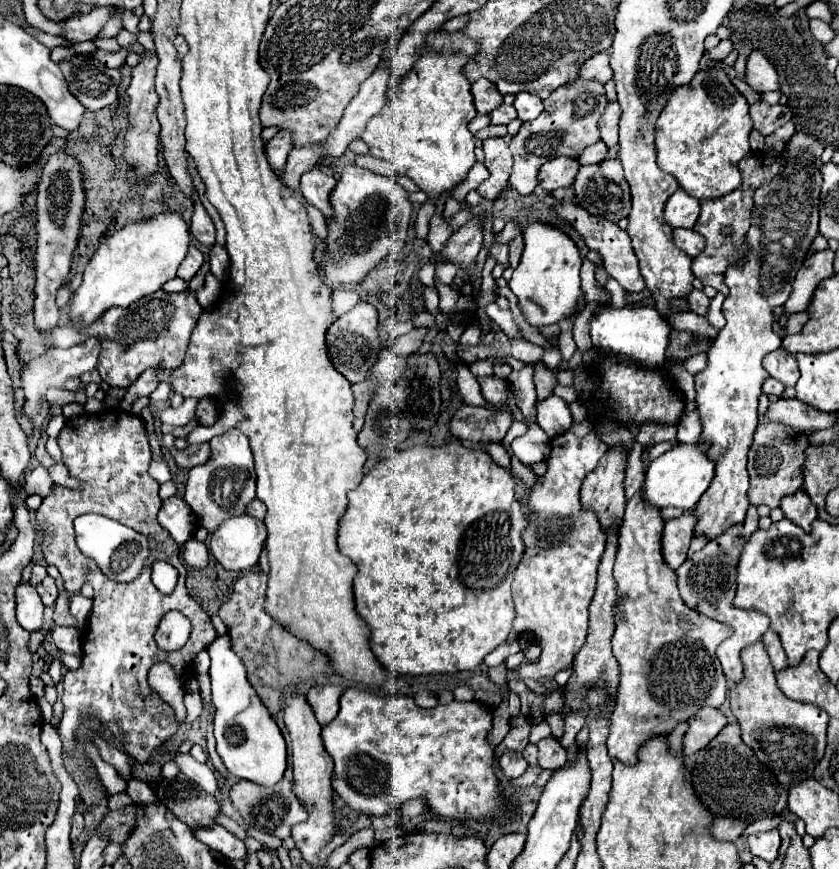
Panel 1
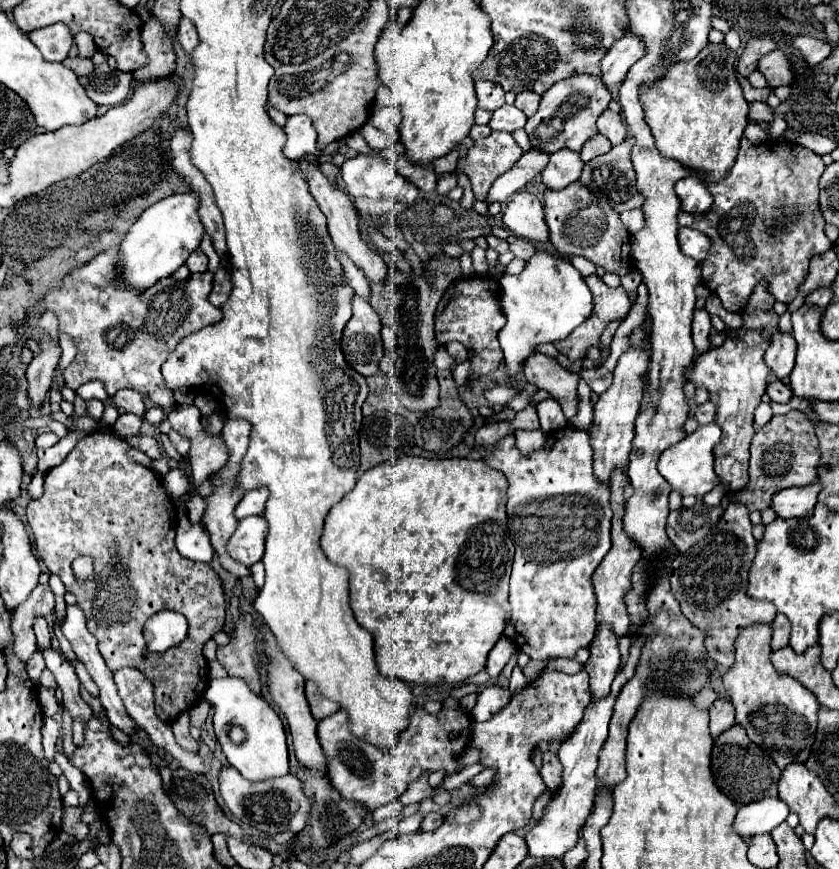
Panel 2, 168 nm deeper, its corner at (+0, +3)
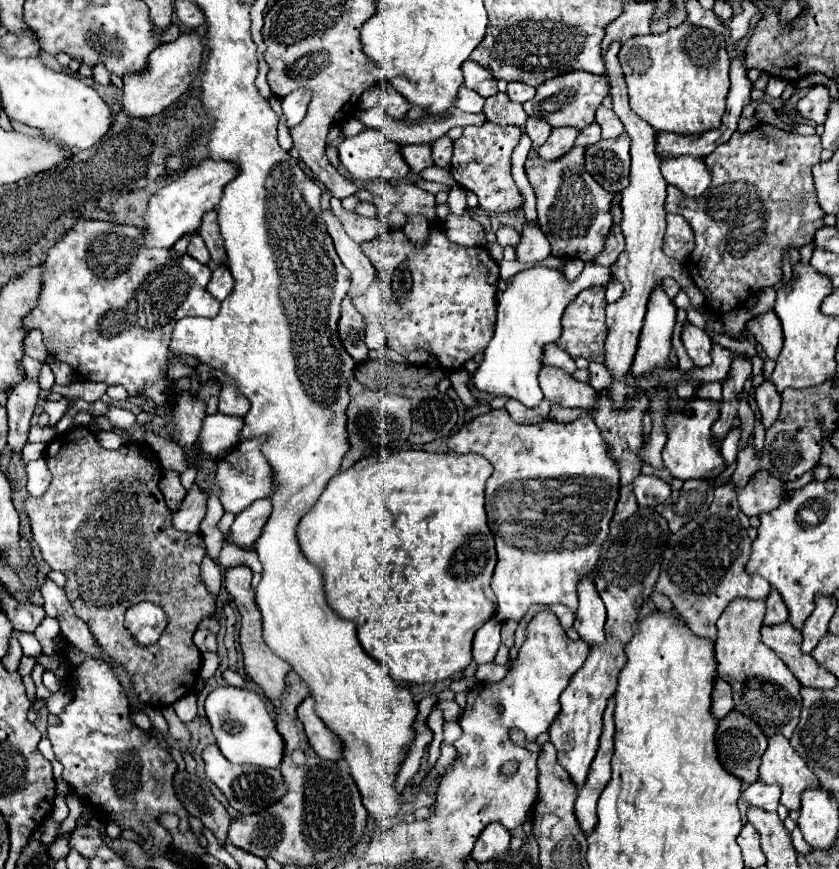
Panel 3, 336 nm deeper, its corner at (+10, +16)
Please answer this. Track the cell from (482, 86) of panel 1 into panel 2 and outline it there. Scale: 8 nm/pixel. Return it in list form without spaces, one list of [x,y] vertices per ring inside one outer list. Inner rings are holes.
[[[476,79],[476,95],[478,95],[478,107],[486,111],[494,111],[506,103],[504,89],[500,85],[494,85],[492,81]]]

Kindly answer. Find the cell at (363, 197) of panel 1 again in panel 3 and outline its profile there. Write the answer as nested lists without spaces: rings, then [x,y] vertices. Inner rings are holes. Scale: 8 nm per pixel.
[[[364,128],[360,134],[344,138],[344,142],[338,146],[338,152],[340,152],[342,166],[352,174],[352,178],[360,182],[370,182],[378,178],[392,182],[396,178],[404,178],[410,170],[400,154],[400,144],[392,142],[390,138],[384,136],[384,132],[374,128]]]

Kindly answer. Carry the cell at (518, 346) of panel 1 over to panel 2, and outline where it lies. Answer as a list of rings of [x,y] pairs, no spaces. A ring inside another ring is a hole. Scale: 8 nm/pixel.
[[[532,353],[524,361],[524,375],[538,389],[550,391],[552,397],[562,405],[564,415],[568,419],[576,415],[578,411],[576,385],[580,381],[580,375],[566,371],[554,357],[542,353]]]

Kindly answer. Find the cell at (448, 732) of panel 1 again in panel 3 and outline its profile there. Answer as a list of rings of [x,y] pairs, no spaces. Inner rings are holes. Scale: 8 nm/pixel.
[[[308,696],[300,706],[298,706],[298,720],[304,724],[306,736],[310,746],[316,750],[318,756],[326,760],[340,760],[340,740],[336,734],[332,734],[324,722],[316,716],[314,712],[314,700]]]

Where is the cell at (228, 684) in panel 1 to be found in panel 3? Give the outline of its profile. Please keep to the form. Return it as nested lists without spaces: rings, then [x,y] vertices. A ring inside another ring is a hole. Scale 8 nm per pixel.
[[[232,686],[216,688],[206,698],[206,718],[210,720],[212,734],[216,738],[216,744],[220,748],[220,752],[230,762],[234,762],[234,764],[254,764],[254,766],[264,766],[264,768],[278,768],[280,766],[282,756],[284,756],[284,740],[276,730],[276,722],[270,716],[266,702],[256,692],[246,690],[246,688],[232,688]]]

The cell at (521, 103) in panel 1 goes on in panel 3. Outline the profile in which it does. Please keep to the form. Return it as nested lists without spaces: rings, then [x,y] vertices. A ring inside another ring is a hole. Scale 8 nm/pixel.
[[[510,82],[508,84],[508,96],[510,96],[510,100],[512,102],[520,102],[520,104],[524,104],[524,102],[528,102],[528,100],[532,100],[532,96],[534,96],[534,88],[532,86],[528,86],[528,84],[524,84],[524,82]]]

